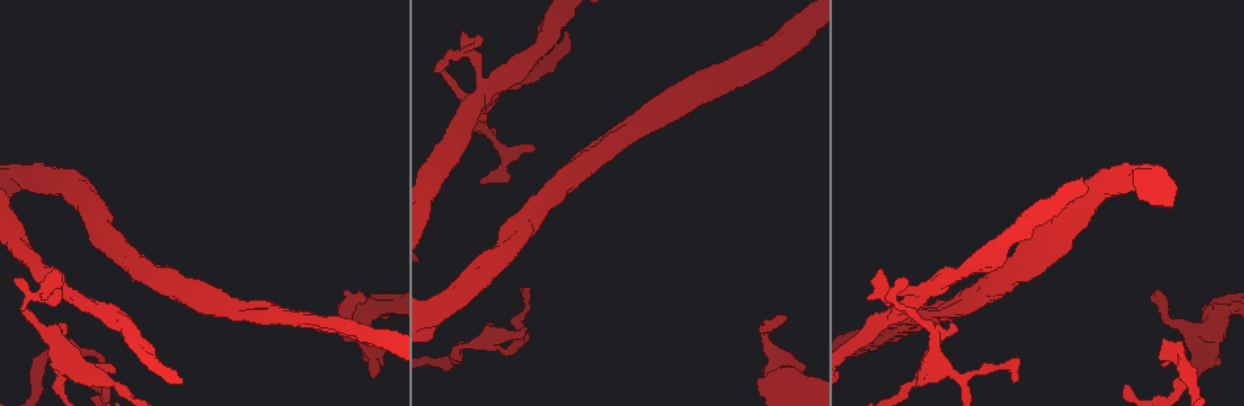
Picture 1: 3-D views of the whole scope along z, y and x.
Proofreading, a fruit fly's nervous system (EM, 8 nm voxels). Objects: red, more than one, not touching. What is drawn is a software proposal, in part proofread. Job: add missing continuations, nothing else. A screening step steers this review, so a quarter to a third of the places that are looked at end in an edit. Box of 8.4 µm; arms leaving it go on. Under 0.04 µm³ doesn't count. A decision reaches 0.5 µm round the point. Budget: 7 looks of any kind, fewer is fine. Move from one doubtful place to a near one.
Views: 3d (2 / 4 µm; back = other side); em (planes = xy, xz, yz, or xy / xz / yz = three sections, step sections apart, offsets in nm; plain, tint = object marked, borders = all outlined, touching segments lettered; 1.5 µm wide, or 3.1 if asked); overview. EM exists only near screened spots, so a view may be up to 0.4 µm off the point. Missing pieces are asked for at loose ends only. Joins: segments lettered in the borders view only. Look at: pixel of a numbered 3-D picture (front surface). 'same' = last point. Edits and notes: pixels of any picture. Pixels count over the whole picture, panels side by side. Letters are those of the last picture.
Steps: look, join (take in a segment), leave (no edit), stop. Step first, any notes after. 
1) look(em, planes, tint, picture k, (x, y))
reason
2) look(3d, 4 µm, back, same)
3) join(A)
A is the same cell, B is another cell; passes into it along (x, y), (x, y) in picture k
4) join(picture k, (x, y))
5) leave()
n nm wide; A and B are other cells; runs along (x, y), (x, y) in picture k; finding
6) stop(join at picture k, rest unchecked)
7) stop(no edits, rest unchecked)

look(3d, 4 µm, back, picture 1, (434, 70))
free end

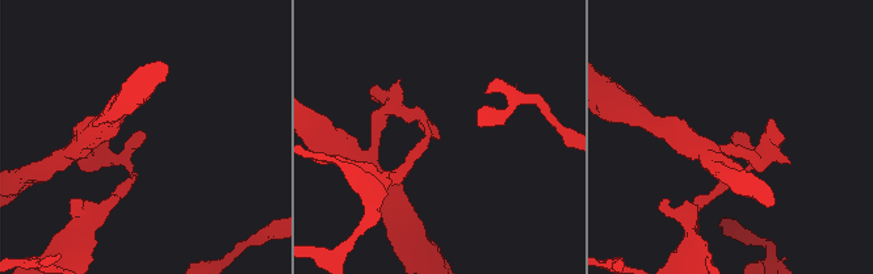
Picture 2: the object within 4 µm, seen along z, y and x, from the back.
look(em, planes, borders, picture 2, (144, 135))

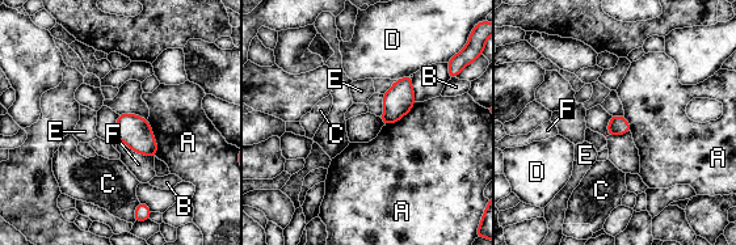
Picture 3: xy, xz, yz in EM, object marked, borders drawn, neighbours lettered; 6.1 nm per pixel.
leave()
A, B, C, D, E and F are other cells; border along (146, 119), (156, 143), (156, 156) in picture 3; no lettered segment goes on from it

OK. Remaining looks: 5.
look(em, planes, borders, picture 1, (371, 377))
free end

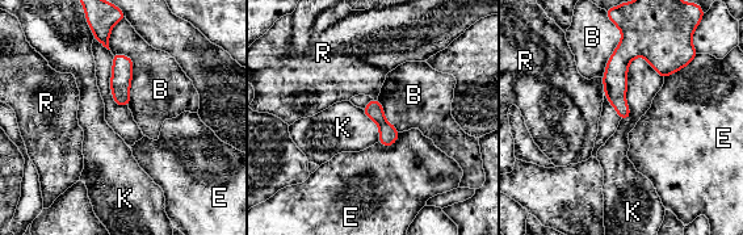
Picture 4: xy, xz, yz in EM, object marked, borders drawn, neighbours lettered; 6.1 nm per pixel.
leave()
B, E, K and R are other cells; border along (642, 55), (629, 63), (625, 121) in picture 4; no lettered segment goes on from it

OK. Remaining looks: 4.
look(3d, 2 µm, picture 1, (363, 299))
an open end

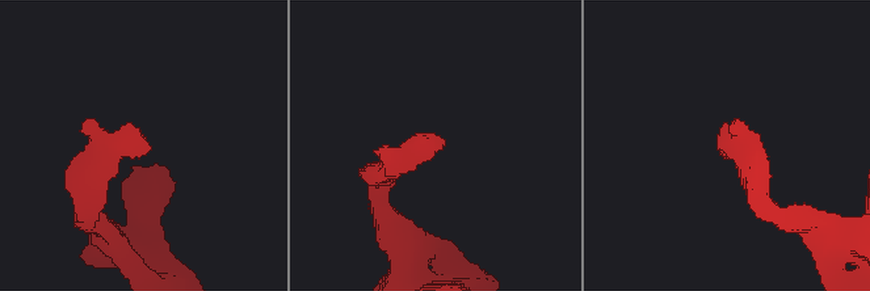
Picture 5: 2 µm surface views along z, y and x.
look(em, xy, step 8, borders, picture 5, (727, 150))

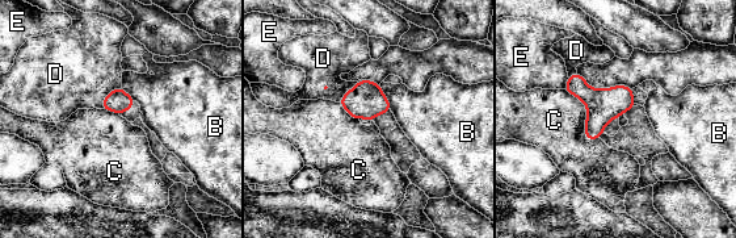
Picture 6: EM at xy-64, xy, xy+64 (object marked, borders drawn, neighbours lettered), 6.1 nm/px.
look(em, xz, step 4, borders, same)
another direction

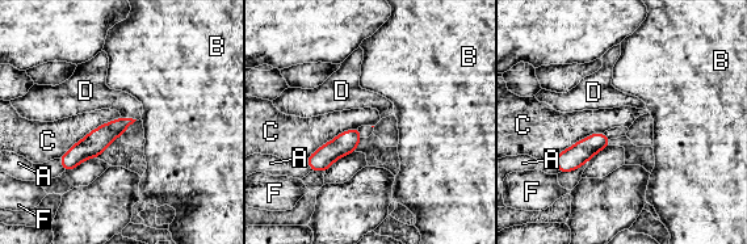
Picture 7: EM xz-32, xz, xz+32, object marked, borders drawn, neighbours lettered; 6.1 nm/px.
join(D)
D is the same cell, A, B, C and F are other cells; passes into it along (100, 138), (129, 118), (96, 95) in picture 7; it goes on there

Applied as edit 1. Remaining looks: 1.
stop(join at picture 7, rest unchecked)

